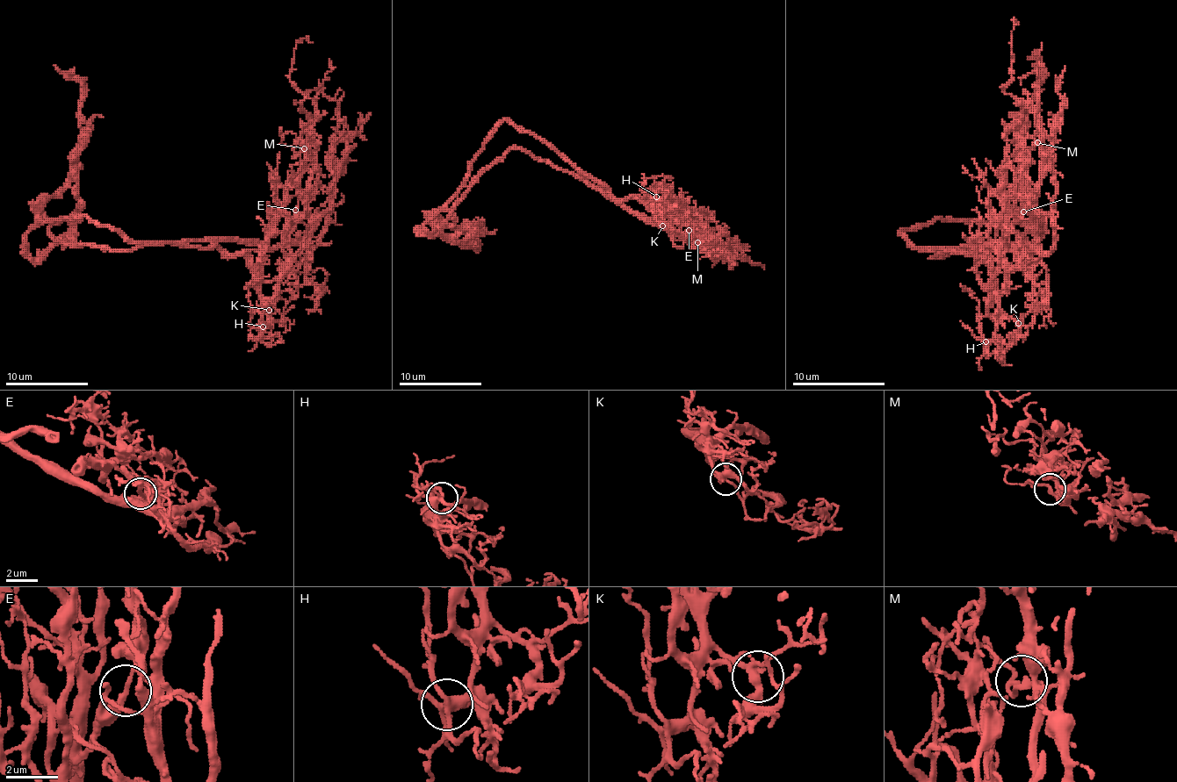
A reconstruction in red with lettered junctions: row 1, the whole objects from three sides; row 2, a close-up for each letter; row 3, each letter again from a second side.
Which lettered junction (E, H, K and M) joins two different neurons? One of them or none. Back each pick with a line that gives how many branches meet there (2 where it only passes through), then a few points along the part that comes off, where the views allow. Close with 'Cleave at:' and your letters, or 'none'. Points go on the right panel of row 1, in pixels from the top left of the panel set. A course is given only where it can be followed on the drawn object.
E: branches 2; course (1023, 212), (1000, 293), (981, 252), (900, 235), (937, 219), (1002, 224), (1023, 182), (1023, 108)
Cleave at: E

